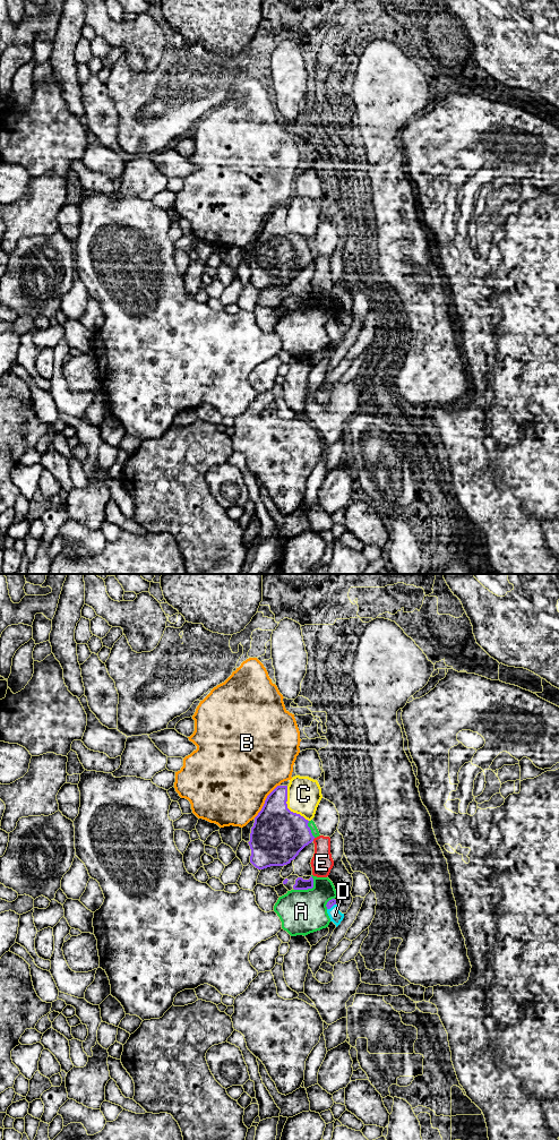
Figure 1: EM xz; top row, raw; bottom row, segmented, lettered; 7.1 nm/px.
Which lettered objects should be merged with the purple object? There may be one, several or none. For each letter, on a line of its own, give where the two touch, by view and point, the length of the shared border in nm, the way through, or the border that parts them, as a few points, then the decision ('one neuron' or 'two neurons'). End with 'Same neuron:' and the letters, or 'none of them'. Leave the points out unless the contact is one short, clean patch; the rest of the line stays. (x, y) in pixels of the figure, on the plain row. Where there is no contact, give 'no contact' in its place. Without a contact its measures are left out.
A: contact xz (308, 308); length 170 nm; two neurons
B: contact xz (265, 222); length 300 nm; two neurons
C: contact xz (286, 228); length 300 nm; two neurons
D: contact xz (330, 327); length 80 nm; way xz (333, 322), (330, 327), (335, 335); one neuron
E: contact xz (314, 258); length 30 nm; two neurons
Same neuron: D

